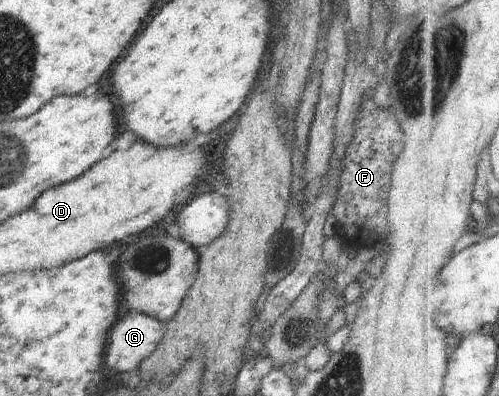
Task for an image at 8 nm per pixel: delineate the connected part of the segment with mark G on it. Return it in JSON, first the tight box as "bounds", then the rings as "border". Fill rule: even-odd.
{"bounds":[105,309,165,371],"border":[[[129,309],[129,313],[111,327],[105,363],[115,371],[133,371],[141,359],[151,355],[163,333],[165,325],[159,319]]]}

